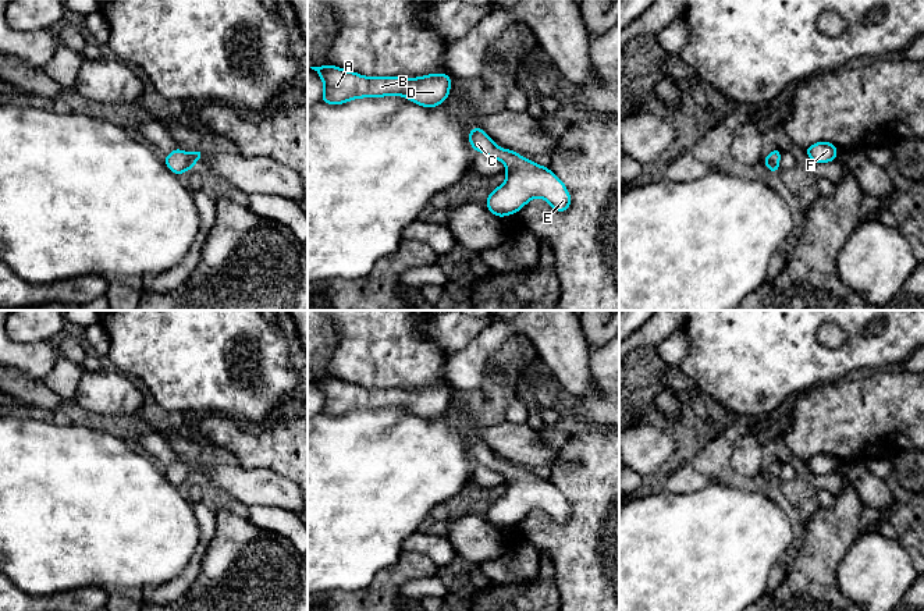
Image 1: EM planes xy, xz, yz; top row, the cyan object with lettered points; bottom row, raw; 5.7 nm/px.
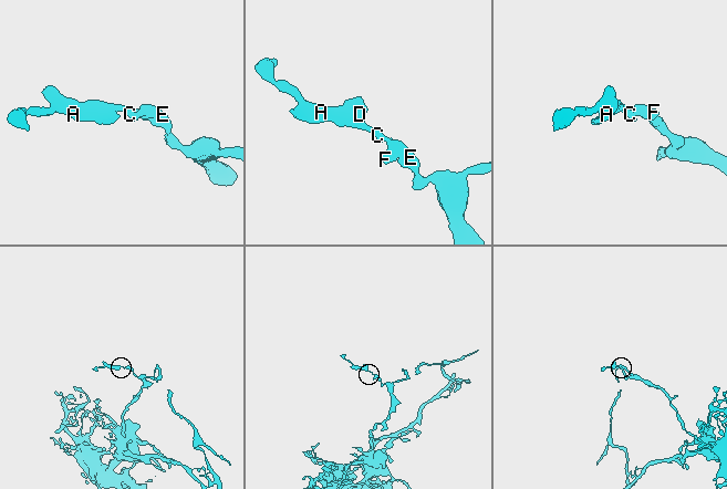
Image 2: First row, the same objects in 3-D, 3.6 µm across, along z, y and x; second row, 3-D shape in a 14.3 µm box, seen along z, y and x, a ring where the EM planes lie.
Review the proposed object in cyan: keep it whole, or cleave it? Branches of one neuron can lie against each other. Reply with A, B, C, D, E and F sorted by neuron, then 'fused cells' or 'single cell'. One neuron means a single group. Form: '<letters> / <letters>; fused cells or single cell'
A B C D E F; single cell

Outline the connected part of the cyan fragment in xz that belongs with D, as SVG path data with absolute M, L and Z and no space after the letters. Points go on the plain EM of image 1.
M334 377L310 379L323 395L321 413L341 416L359 409L405 408L423 419L436 419L449 406L451 388L430 386L420 390L369 390Z

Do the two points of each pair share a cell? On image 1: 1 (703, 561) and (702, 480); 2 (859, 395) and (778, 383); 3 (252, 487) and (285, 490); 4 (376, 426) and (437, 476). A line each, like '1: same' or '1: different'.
1: different
2: different
3: same
4: same

